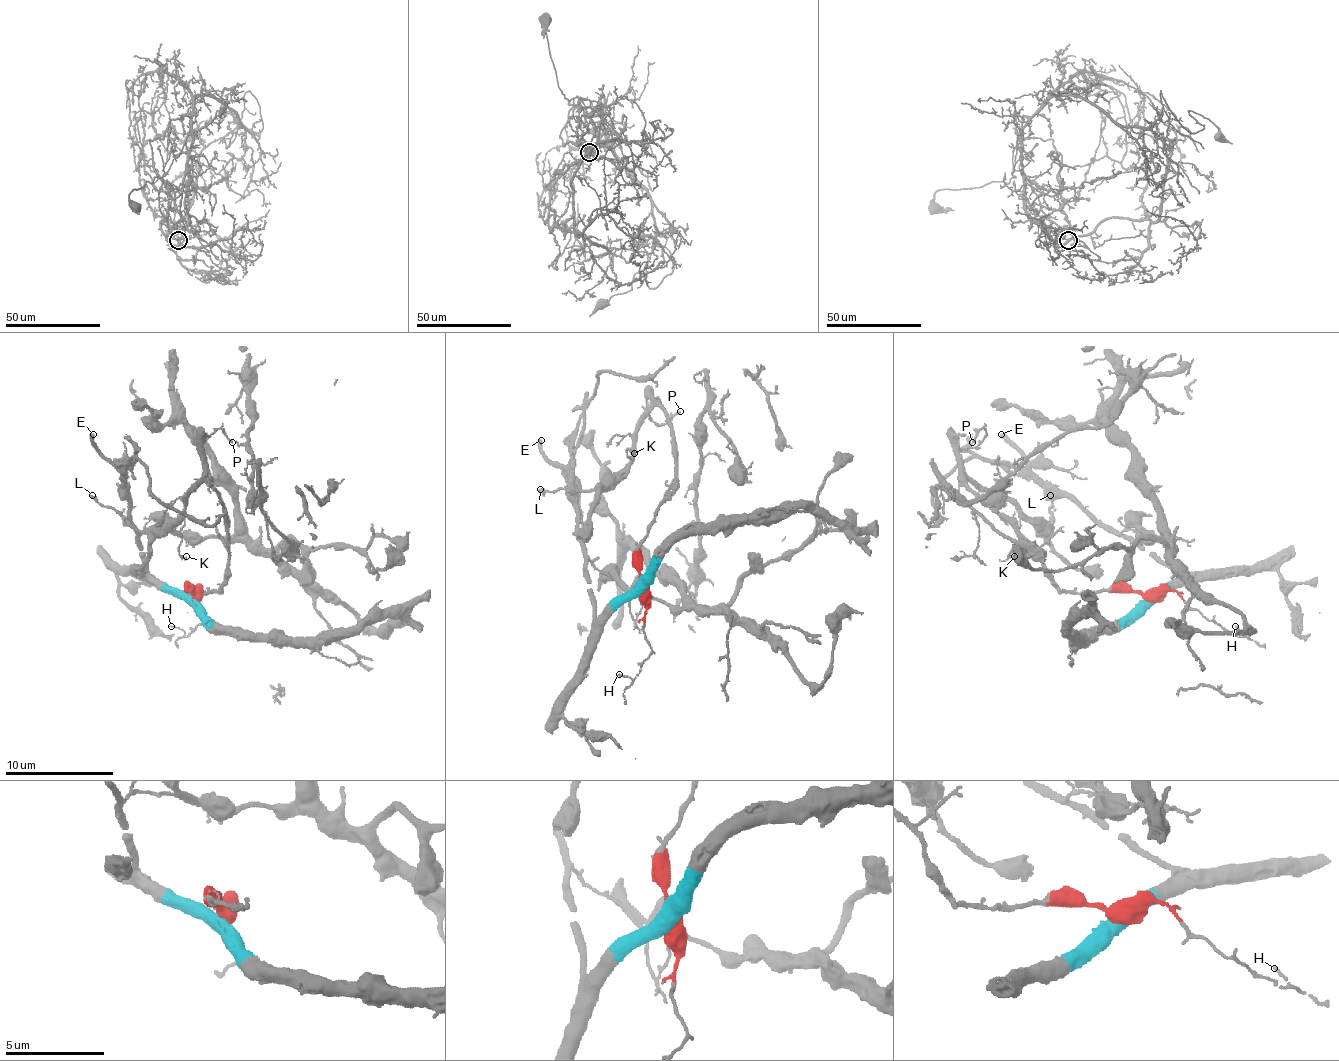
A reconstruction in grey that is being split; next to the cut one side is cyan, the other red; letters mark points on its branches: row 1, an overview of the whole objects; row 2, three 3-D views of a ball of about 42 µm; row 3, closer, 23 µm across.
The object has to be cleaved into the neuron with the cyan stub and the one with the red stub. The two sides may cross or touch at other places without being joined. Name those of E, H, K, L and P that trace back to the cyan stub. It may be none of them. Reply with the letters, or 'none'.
E

